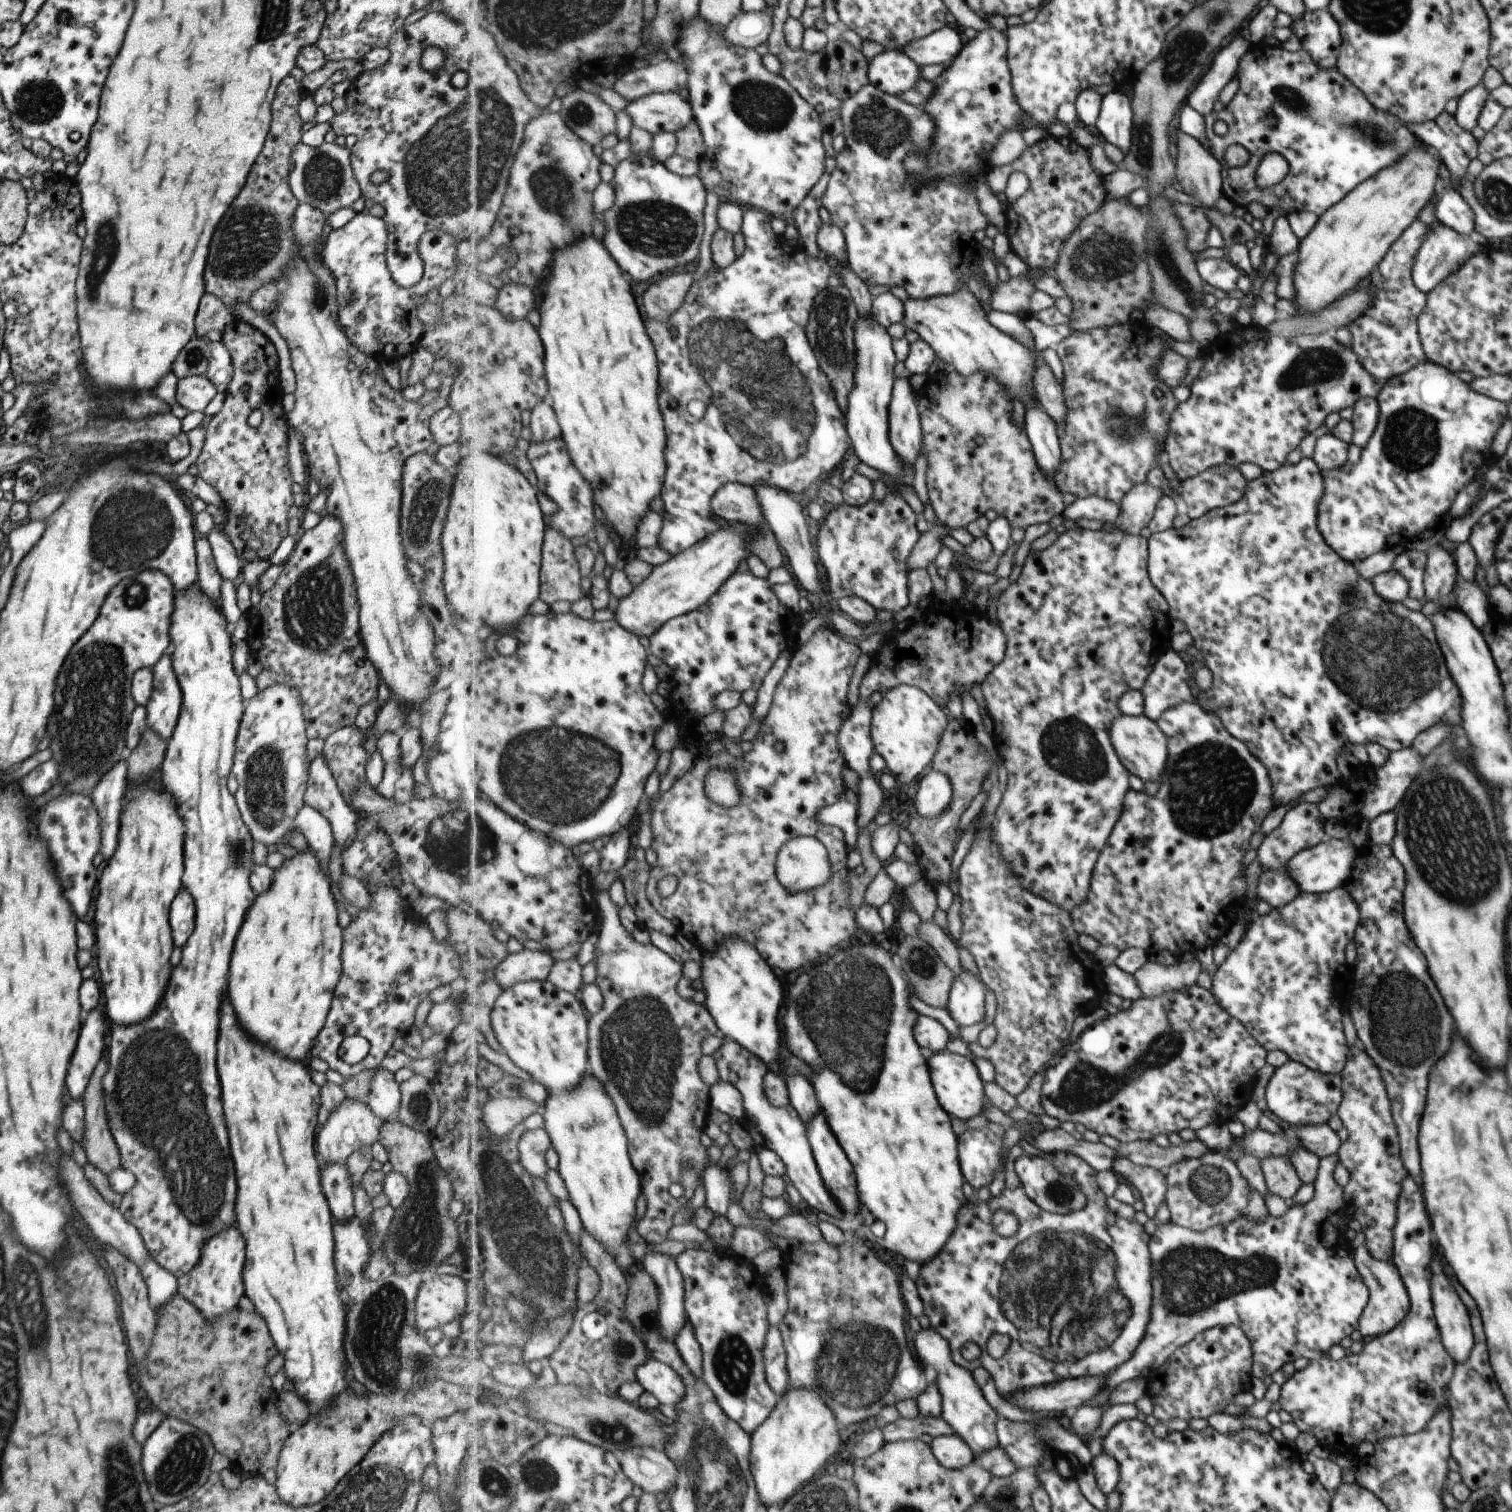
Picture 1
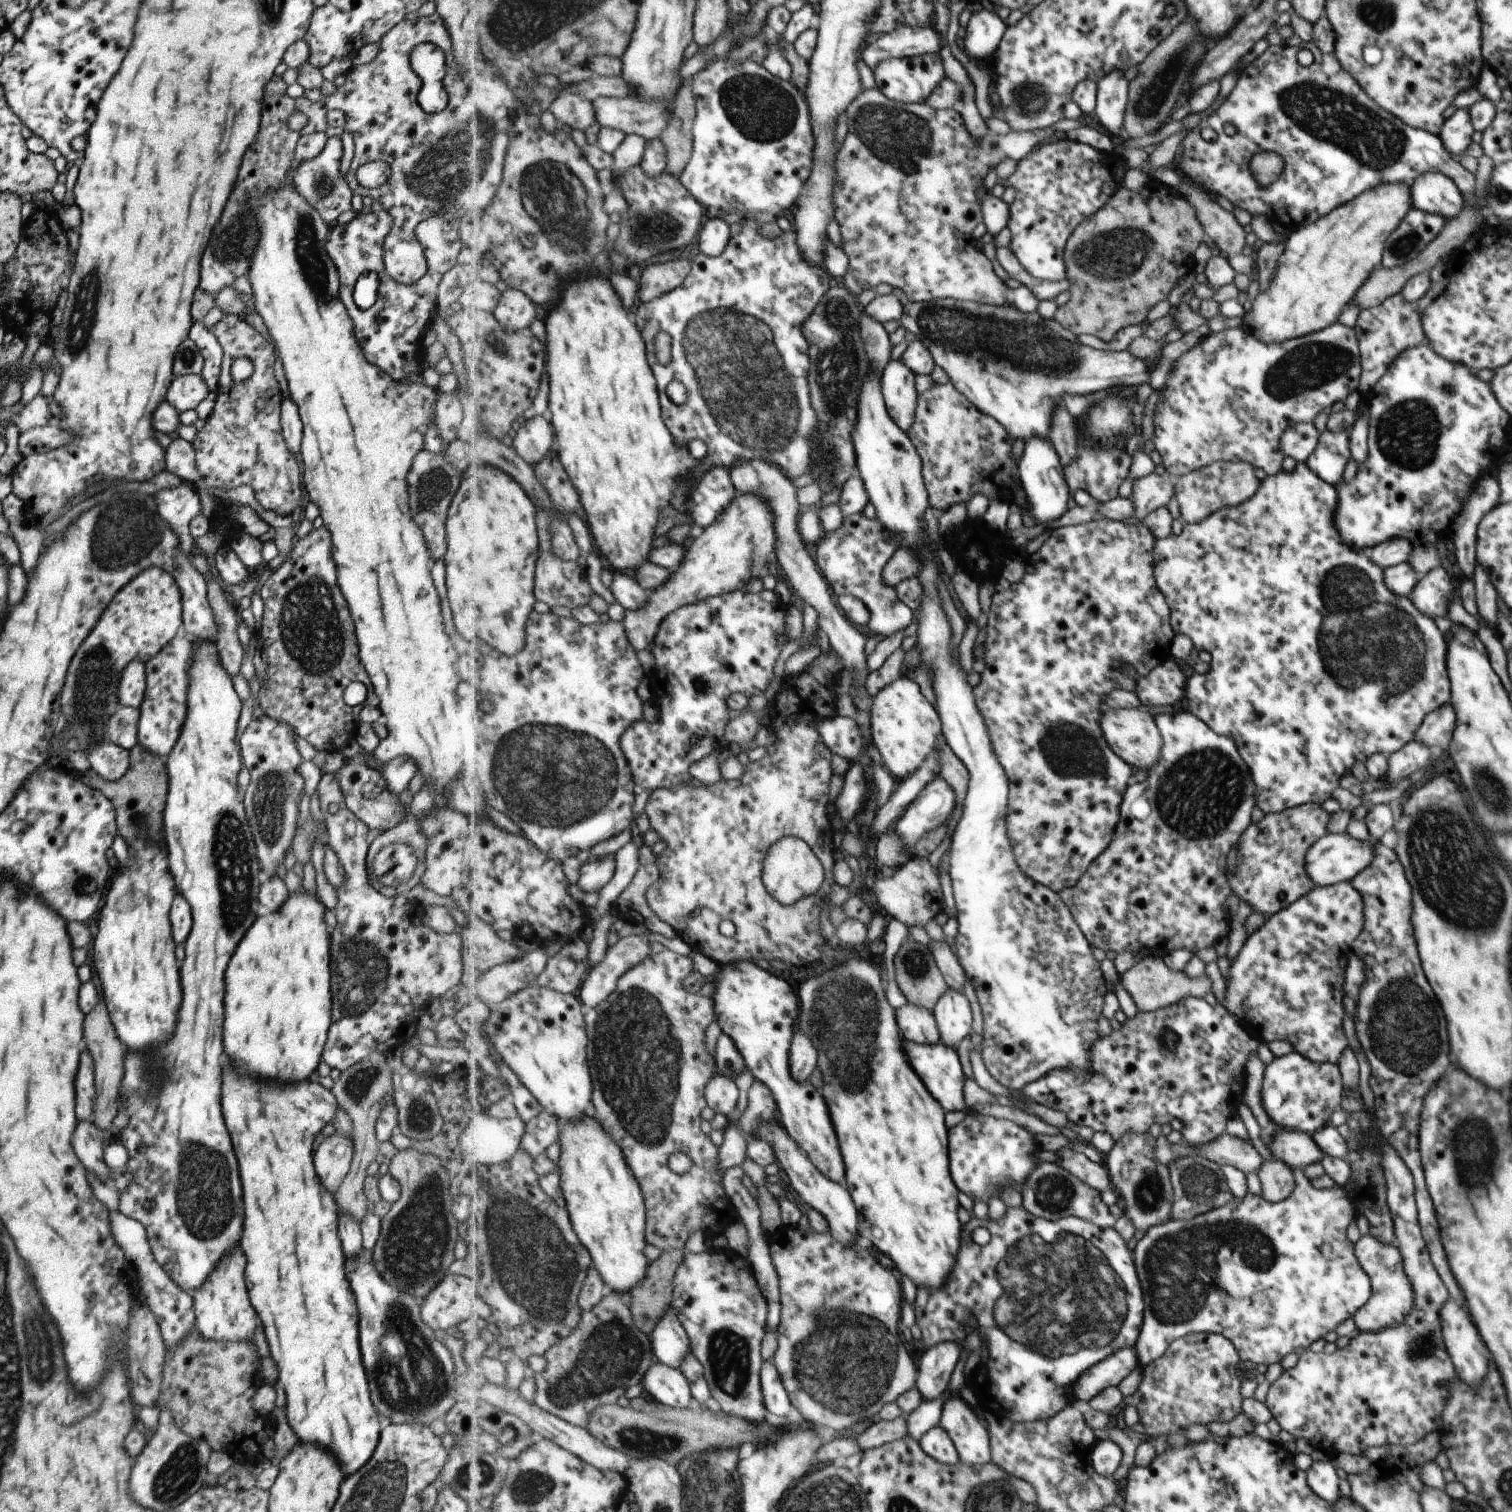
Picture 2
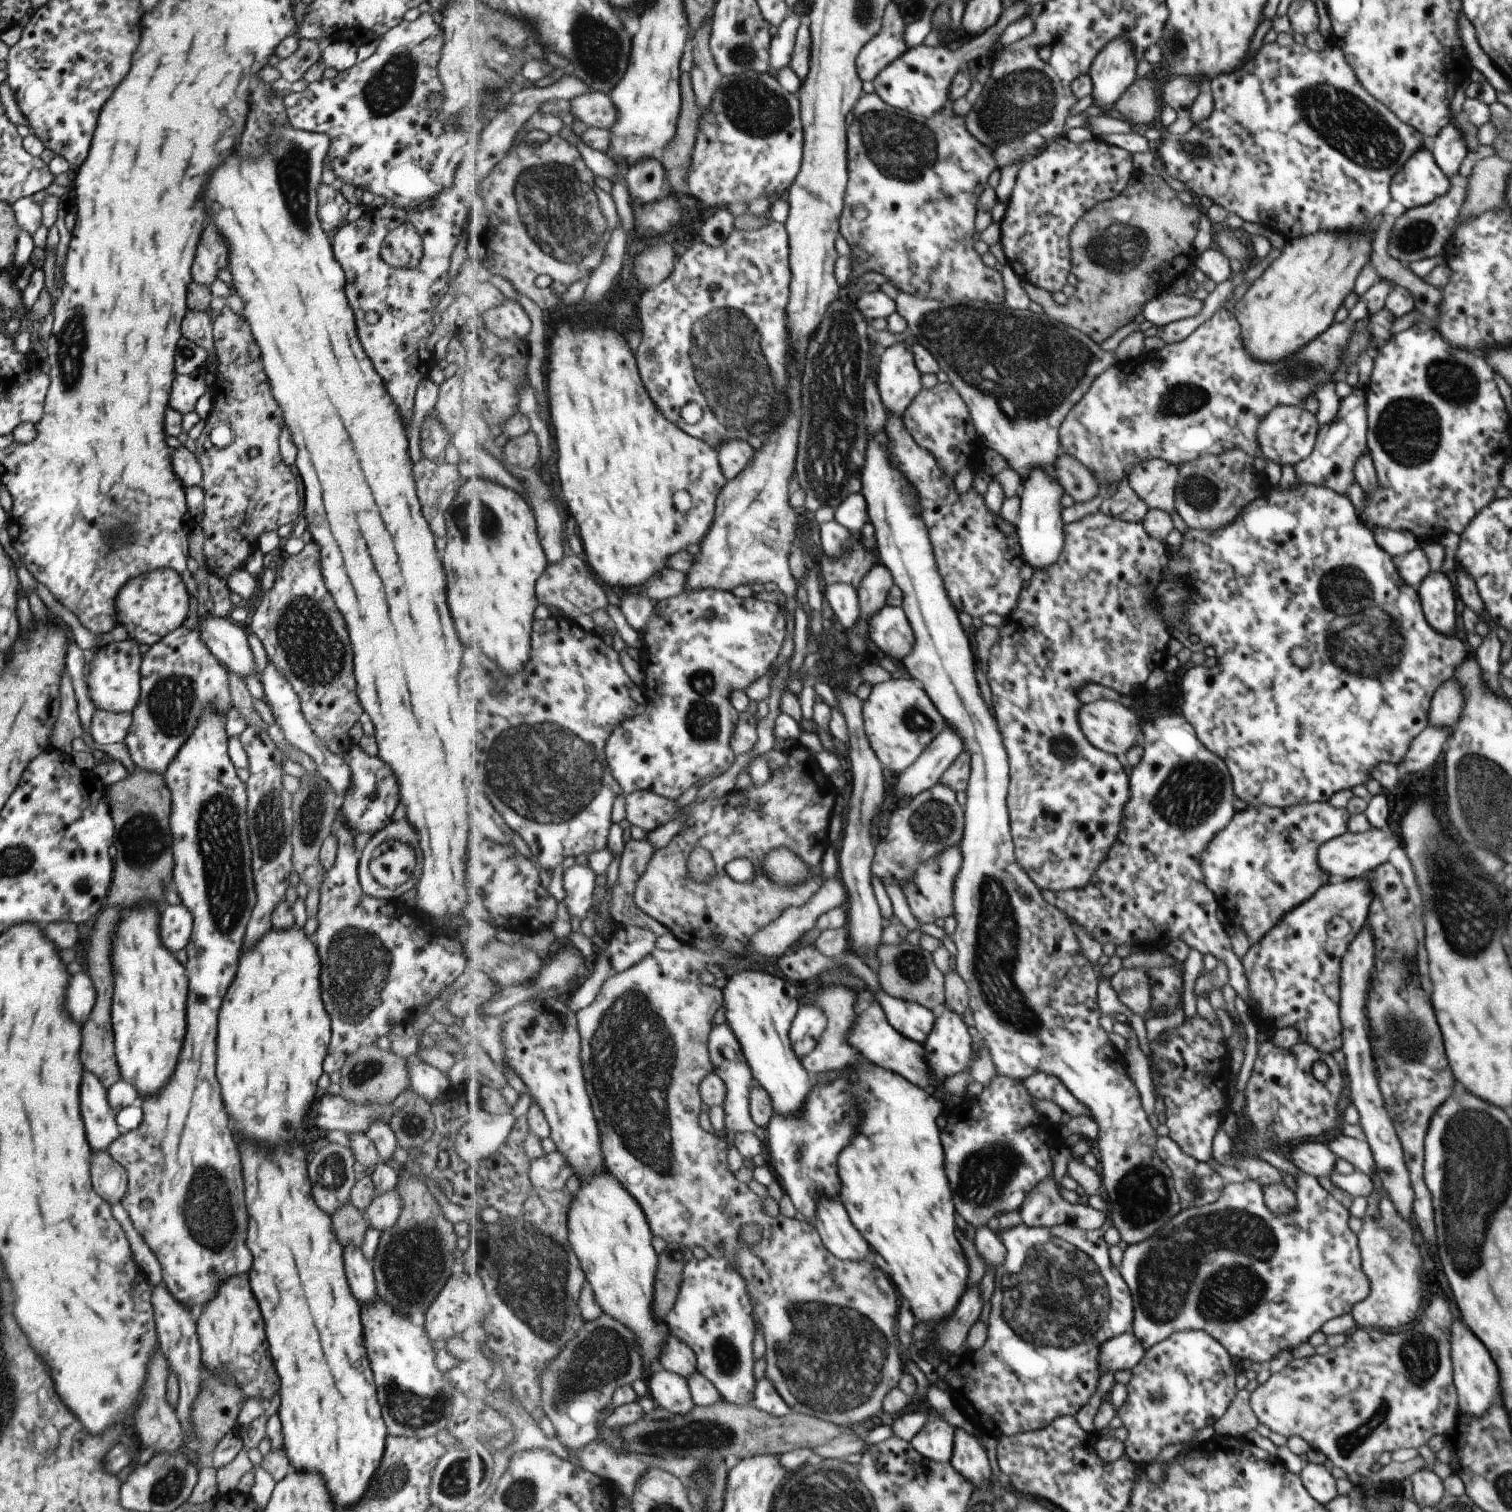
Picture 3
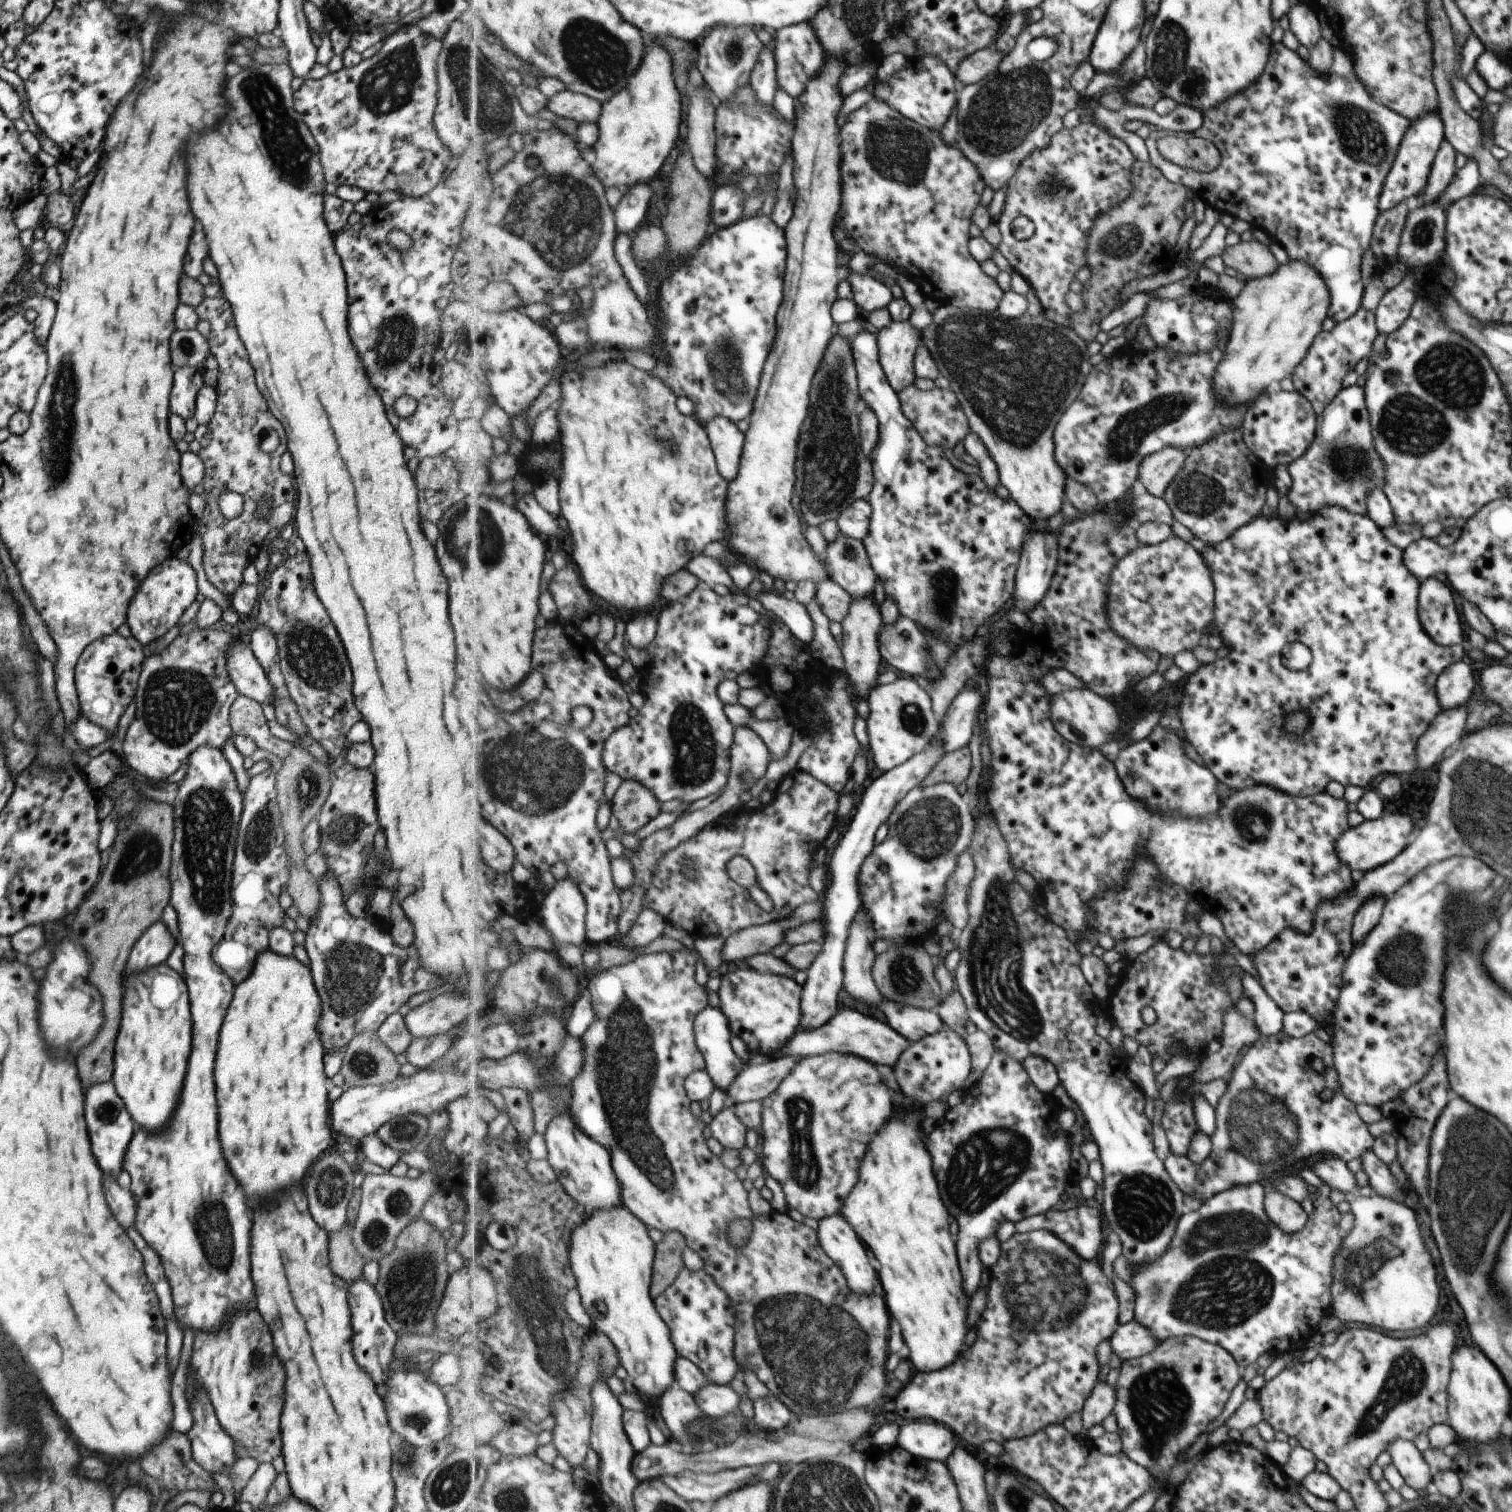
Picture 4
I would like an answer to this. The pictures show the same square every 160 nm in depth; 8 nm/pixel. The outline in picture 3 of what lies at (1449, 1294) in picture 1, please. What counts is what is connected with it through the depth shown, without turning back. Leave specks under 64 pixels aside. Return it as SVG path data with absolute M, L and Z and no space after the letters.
M1453 1317L1451 1325L1453 1380L1460 1398L1460 1409L1462 1415L1471 1415L1475 1418L1484 1415L1491 1406L1493 1398L1499 1394L1497 1368L1489 1352L1483 1348L1483 1344L1471 1334L1471 1330L1461 1320Z

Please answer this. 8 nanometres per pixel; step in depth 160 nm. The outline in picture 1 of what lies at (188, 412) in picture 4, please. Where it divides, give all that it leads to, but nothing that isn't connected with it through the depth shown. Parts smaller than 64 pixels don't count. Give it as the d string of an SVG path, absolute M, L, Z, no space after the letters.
M187 375L178 379L174 397L187 412L199 412L209 404L215 393L215 386L204 375Z

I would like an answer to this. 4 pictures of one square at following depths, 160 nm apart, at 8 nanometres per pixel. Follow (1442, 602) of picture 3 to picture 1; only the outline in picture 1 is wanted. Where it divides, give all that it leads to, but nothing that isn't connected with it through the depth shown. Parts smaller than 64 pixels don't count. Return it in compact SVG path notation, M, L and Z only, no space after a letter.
M1437 544L1426 552L1422 583L1429 601L1444 598L1455 584L1455 563L1451 554Z

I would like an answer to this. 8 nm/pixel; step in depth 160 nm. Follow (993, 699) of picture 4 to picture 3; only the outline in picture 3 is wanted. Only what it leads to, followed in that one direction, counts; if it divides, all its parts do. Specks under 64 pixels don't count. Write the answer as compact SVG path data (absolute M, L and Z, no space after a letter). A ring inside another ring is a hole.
M1095 513L1085 516L1078 522L1065 524L1064 528L1065 547L1050 568L1034 571L1029 582L1025 583L1020 593L1020 601L1004 623L998 628L1000 639L992 646L988 662L988 683L992 690L992 707L1000 724L1001 733L1004 736L1004 746L1008 750L1008 758L1011 768L1011 784L1008 797L1008 808L1012 820L1012 836L1016 844L1016 858L1020 866L1029 874L1029 877L1041 890L1067 891L1087 887L1095 872L1107 859L1112 847L1116 844L1121 833L1122 821L1124 820L1125 806L1132 799L1130 788L1130 776L1125 772L1122 760L1115 754L1104 752L1096 748L1085 735L1080 724L1080 711L1084 702L1080 700L1078 691L1089 684L1099 684L1121 695L1131 694L1136 698L1140 696L1137 691L1142 691L1149 681L1149 676L1158 669L1162 669L1165 660L1169 657L1169 640L1174 640L1169 633L1170 625L1164 623L1162 612L1156 603L1154 591L1158 581L1162 578L1162 560L1167 555L1164 543L1149 537L1141 522L1133 523L1119 517L1108 516L1105 513ZM1328 802L1304 803L1277 809L1260 805L1247 807L1235 813L1226 828L1210 841L1200 856L1201 870L1206 887L1217 897L1229 924L1240 925L1250 943L1258 942L1286 914L1300 907L1322 886L1328 883L1328 875L1317 865L1316 852L1321 844L1344 835L1347 811L1332 808Z

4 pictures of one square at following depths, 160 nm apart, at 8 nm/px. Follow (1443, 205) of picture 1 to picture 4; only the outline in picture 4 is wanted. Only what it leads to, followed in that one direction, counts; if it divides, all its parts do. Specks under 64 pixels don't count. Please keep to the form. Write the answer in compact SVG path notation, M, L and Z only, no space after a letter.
M1437 112L1423 114L1417 120L1409 121L1409 129L1405 132L1404 139L1400 141L1400 147L1397 148L1396 159L1393 160L1391 171L1384 180L1381 188L1379 200L1377 200L1377 212L1383 212L1389 208L1396 207L1401 200L1407 200L1411 196L1415 197L1419 192L1423 192L1429 168L1432 167L1432 161L1439 151L1441 140L1444 137L1444 124Z

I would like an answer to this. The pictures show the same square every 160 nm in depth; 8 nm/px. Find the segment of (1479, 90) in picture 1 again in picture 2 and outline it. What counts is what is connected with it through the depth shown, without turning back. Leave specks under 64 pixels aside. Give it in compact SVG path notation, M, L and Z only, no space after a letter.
M1468 108L1455 109L1448 119L1444 119L1444 124L1437 136L1443 142L1448 155L1459 160L1459 156L1466 149L1466 146L1472 142L1471 134L1473 131Z

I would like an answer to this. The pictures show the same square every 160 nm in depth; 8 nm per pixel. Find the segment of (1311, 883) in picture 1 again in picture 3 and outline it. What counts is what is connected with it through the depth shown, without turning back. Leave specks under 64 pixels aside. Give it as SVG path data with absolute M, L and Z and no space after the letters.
M1371 827L1362 833L1345 832L1321 844L1316 852L1317 865L1329 876L1340 876L1342 879L1363 878L1369 871L1375 870L1381 863L1387 861L1387 856L1393 848L1400 845L1397 837L1388 830Z

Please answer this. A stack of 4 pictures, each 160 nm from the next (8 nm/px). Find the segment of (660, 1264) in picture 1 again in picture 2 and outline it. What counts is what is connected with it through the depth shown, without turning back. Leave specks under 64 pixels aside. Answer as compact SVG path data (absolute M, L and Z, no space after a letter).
M673 1305L661 1318L652 1336L656 1361L680 1369L681 1364L687 1360L687 1354L692 1351L692 1347L687 1330L677 1318Z

